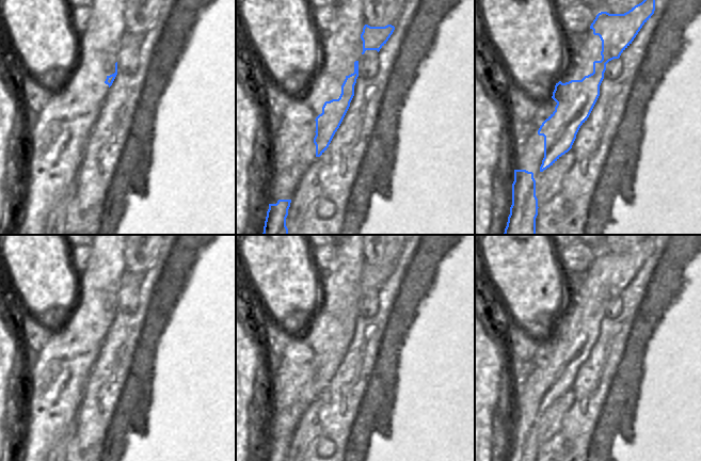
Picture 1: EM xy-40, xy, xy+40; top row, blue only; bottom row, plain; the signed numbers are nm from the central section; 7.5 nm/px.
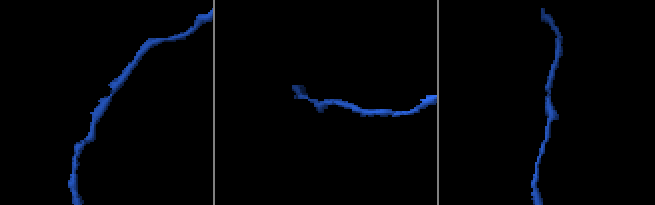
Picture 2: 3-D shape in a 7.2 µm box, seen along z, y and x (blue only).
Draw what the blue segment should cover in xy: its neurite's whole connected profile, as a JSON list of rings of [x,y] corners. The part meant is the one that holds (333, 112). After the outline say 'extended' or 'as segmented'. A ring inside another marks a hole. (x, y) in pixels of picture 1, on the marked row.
[[[359,61],[354,62],[354,73],[346,76],[338,99],[325,101],[322,113],[316,117],[316,157],[320,157],[329,147],[335,132],[339,128],[354,96],[354,85],[359,77]]]; as segmented

